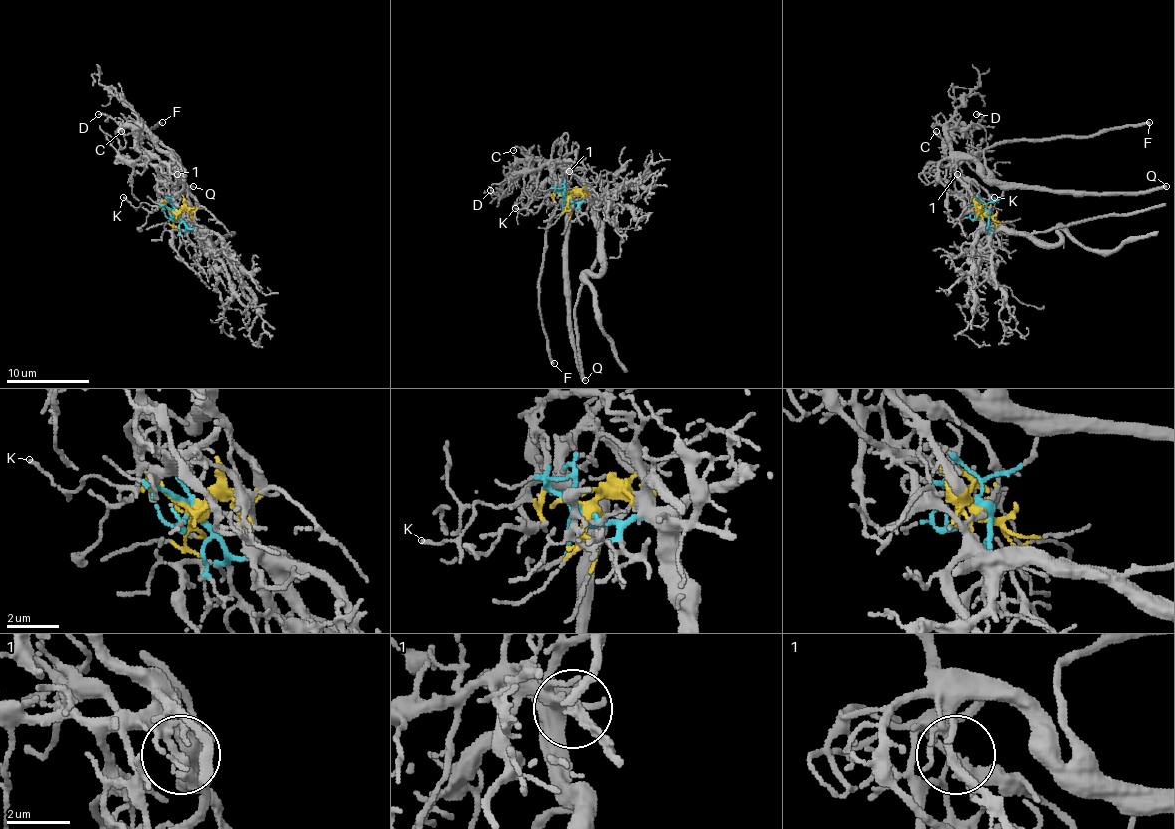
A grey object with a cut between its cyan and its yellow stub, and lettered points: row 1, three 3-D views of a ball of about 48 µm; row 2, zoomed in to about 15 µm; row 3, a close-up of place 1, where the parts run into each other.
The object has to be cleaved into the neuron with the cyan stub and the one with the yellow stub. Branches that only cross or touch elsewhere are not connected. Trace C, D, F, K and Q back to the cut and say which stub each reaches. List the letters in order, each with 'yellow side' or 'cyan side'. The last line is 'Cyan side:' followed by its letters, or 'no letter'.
C: yellow side
D: yellow side
F: yellow side
K: yellow side
Q: yellow side
Cyan side: no letter

